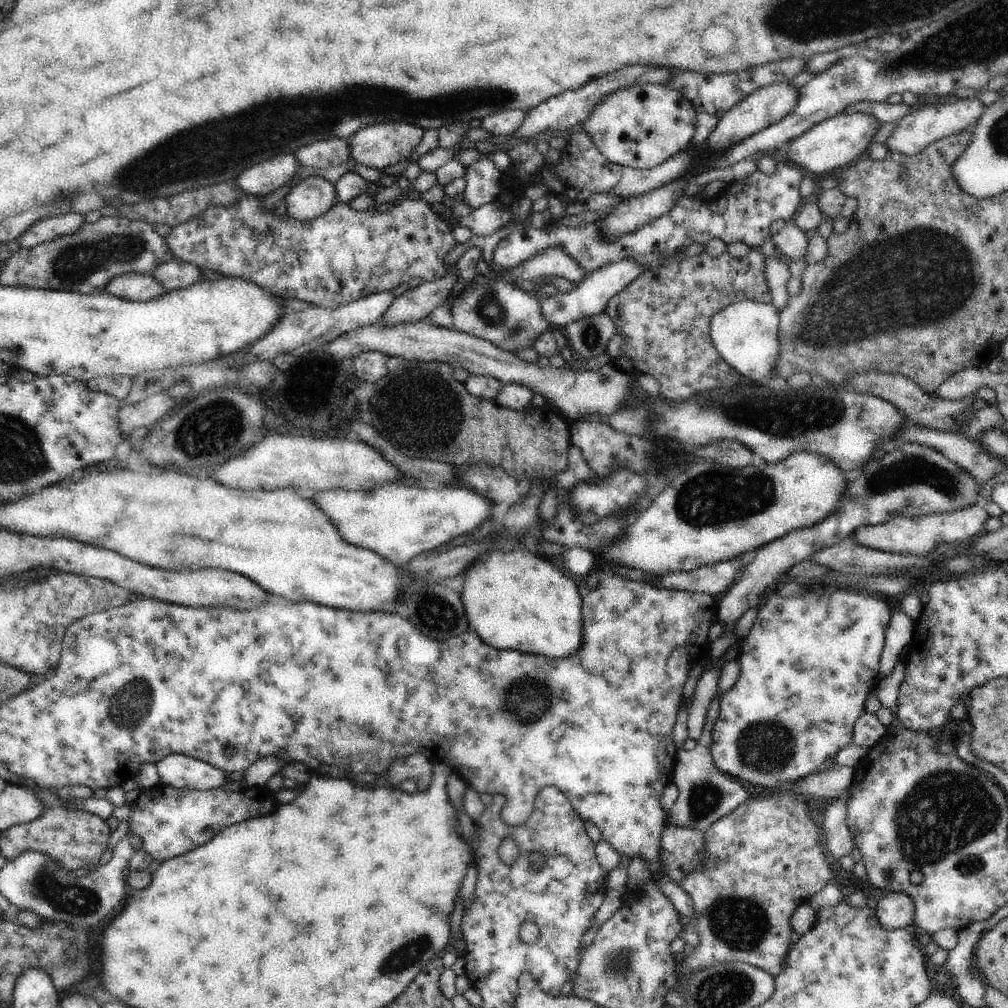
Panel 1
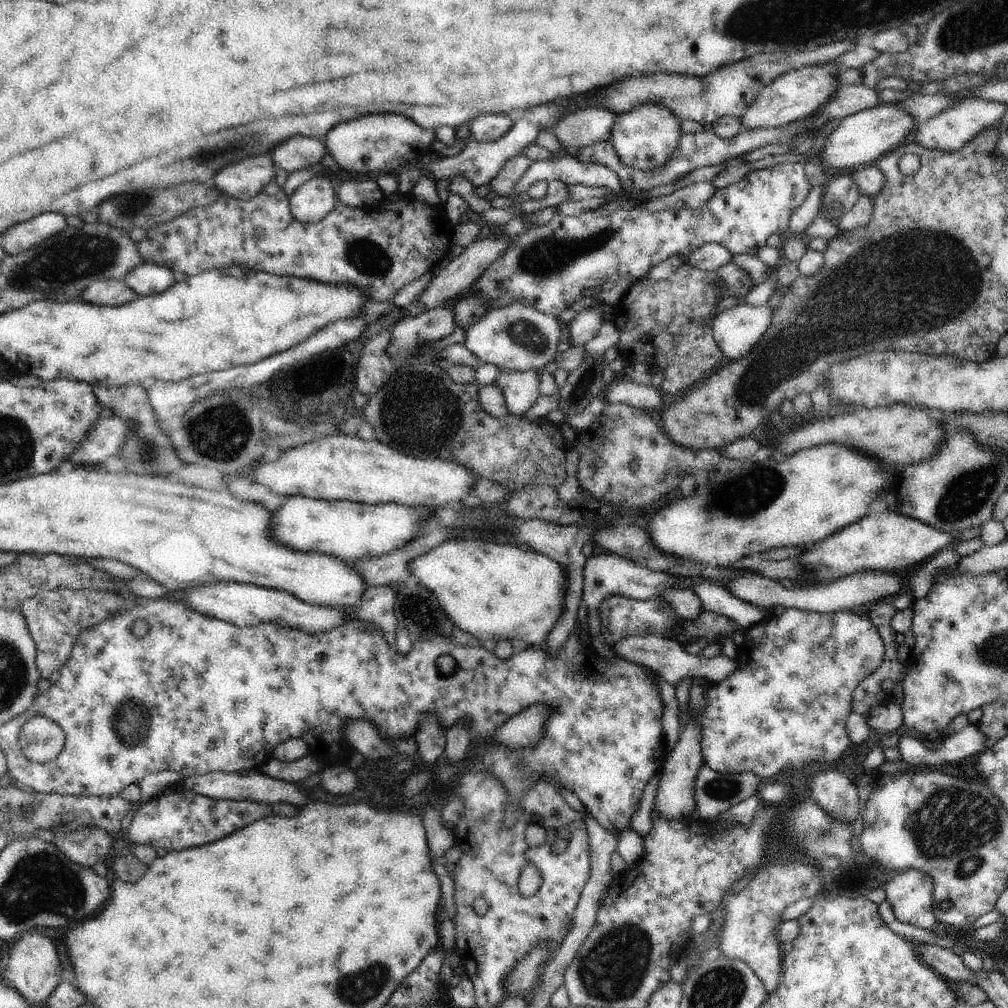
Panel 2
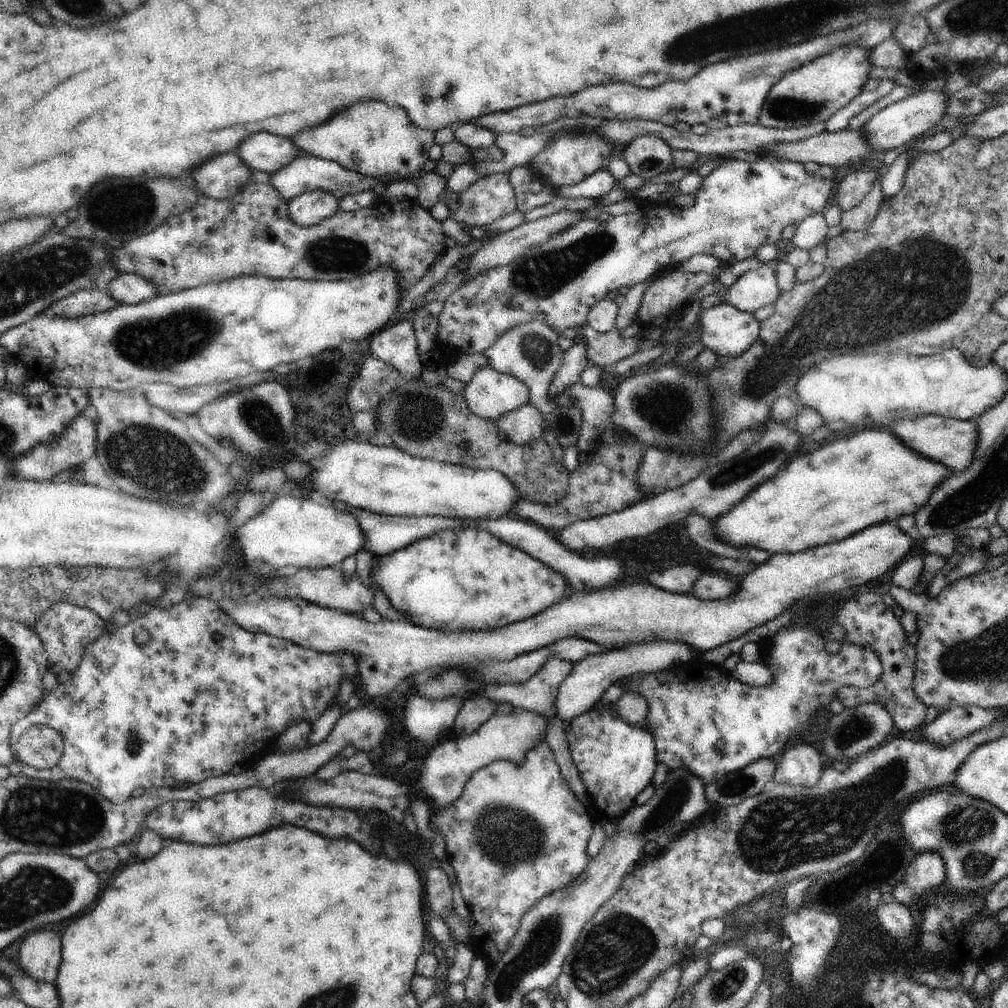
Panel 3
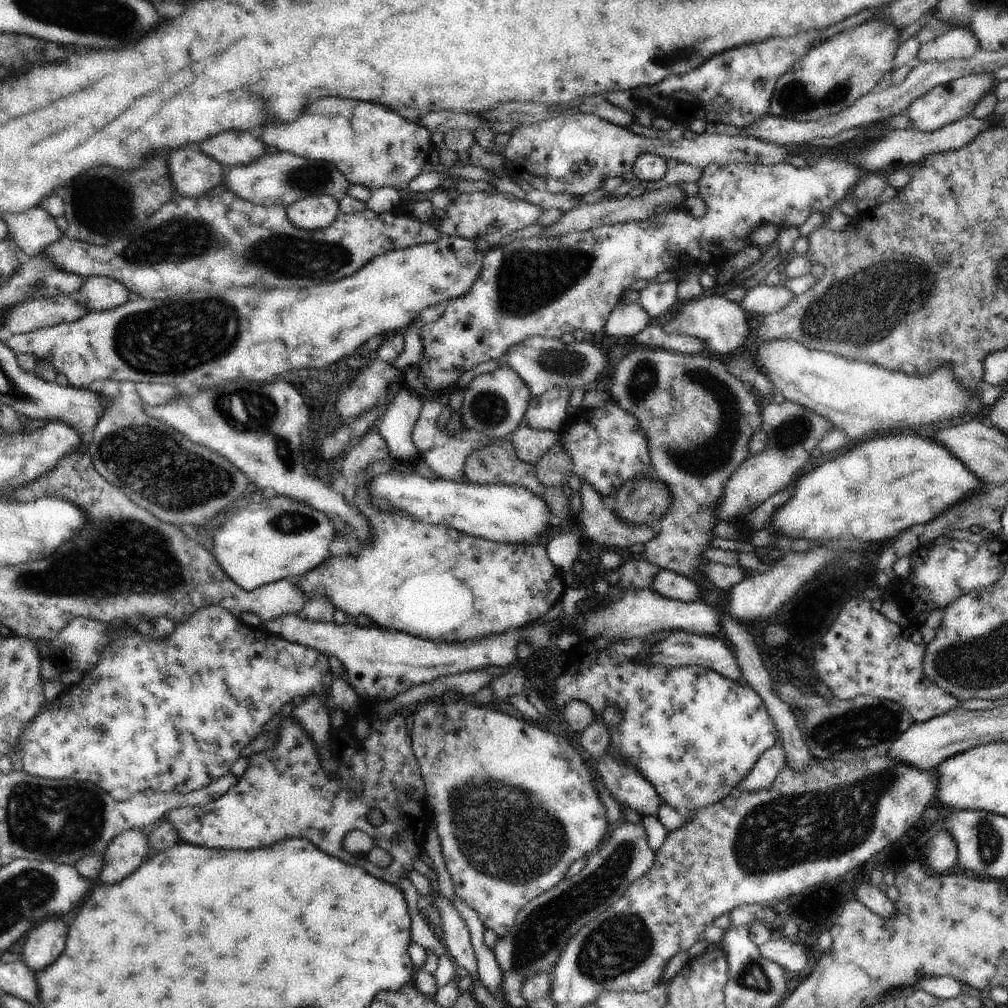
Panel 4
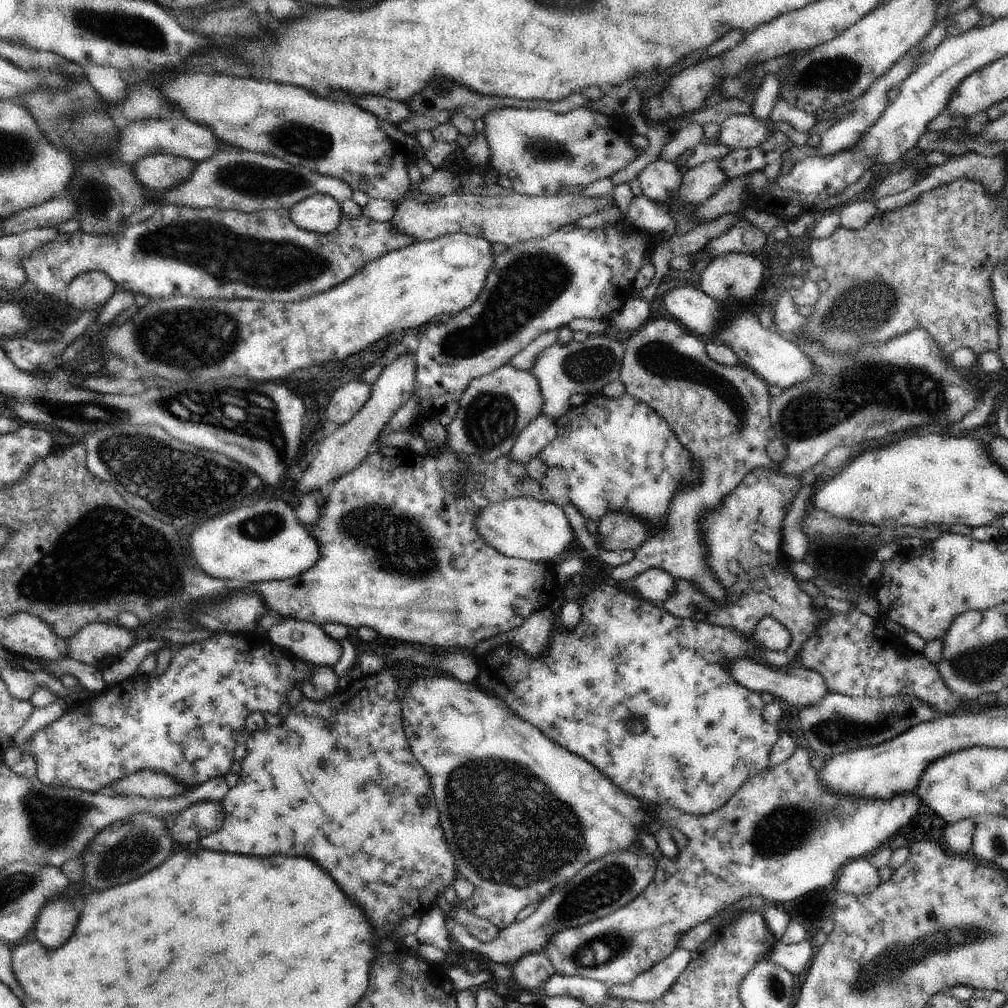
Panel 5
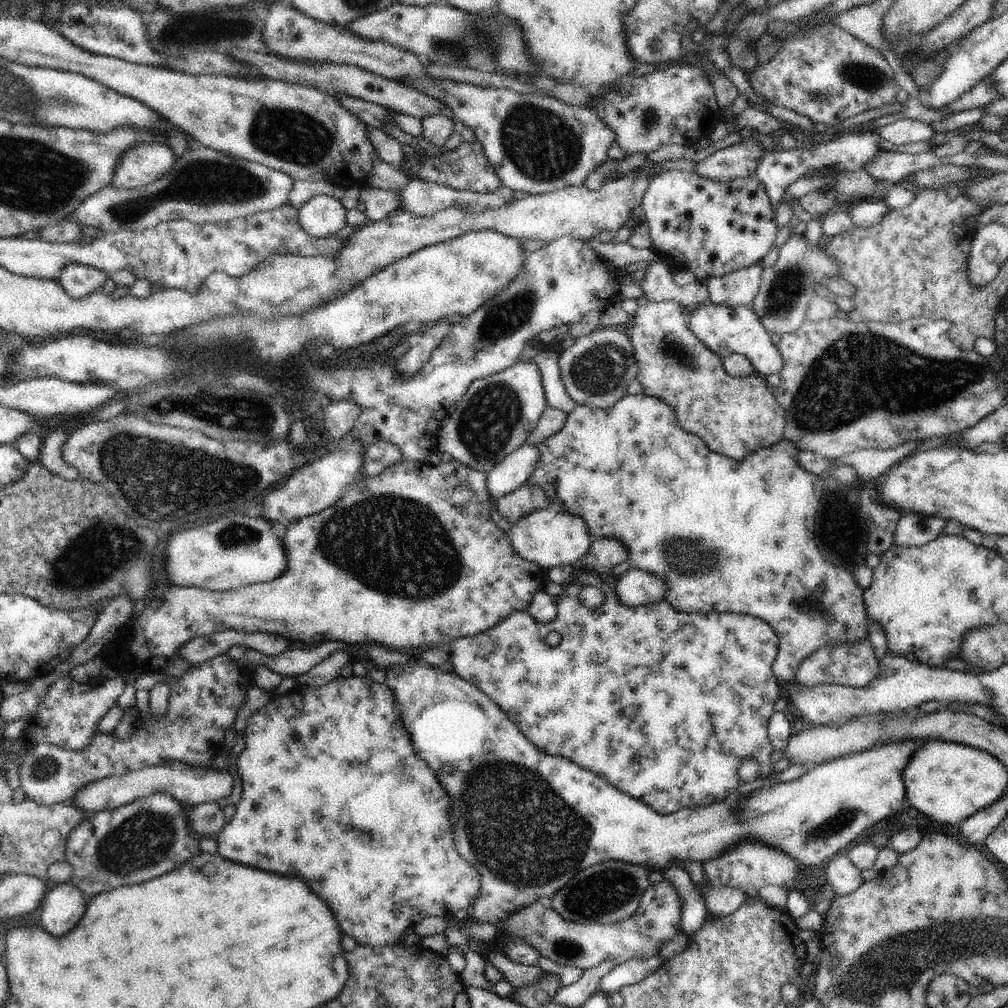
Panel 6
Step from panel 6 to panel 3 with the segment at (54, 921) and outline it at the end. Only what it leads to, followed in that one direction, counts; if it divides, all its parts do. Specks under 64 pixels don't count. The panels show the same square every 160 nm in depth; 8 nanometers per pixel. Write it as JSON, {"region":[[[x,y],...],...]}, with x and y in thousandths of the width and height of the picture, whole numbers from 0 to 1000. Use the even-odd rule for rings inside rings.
{"region":[[[44,921],[25,929],[19,941],[18,958],[37,973],[54,974],[60,958],[60,927]]]}

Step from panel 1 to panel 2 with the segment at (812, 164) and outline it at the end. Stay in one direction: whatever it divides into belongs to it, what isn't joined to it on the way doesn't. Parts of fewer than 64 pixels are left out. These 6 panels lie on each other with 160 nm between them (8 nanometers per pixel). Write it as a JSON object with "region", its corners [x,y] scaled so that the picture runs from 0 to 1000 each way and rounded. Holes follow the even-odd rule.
{"region":[[[875,102],[833,120],[829,129],[818,137],[819,144],[812,153],[817,166],[843,167],[869,161],[874,155],[887,150],[893,143],[903,140],[911,123],[891,102],[886,104]]]}

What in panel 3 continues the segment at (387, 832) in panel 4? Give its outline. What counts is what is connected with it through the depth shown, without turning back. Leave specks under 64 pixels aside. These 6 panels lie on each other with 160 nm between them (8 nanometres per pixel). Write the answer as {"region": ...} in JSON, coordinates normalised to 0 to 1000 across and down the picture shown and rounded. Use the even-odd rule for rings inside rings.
{"region":[[[282,773],[266,782],[254,780],[239,785],[218,787],[197,797],[169,794],[144,812],[143,822],[157,825],[162,832],[169,831],[180,836],[226,837],[254,829],[258,825],[266,825],[266,821],[276,821],[278,817],[292,817],[331,833],[351,831],[353,835],[357,835],[359,841],[365,841],[365,845],[379,845],[379,839],[369,829],[367,817],[359,813],[353,806],[345,806],[345,802],[337,804],[327,800],[310,800],[302,794],[285,791],[284,788],[293,774],[298,773]]]}

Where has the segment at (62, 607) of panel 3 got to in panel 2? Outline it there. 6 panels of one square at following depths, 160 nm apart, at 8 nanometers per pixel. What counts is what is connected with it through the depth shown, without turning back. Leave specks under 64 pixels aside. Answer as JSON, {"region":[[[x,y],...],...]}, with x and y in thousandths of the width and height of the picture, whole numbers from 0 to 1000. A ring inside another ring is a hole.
{"region":[[[54,584],[38,586],[36,591],[26,594],[20,604],[25,611],[28,625],[36,638],[35,655],[42,673],[50,673],[52,667],[60,665],[69,653],[75,632],[80,625],[95,621],[109,613],[111,607],[123,604],[123,593],[118,587],[95,584]]]}

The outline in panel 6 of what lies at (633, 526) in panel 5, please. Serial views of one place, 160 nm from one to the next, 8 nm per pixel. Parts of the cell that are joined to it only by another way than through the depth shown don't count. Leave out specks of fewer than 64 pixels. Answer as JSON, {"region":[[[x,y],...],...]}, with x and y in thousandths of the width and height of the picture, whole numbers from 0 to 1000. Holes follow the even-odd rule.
{"region":[[[611,535],[589,536],[581,550],[582,563],[598,572],[604,572],[607,563],[623,554],[622,544]]]}

